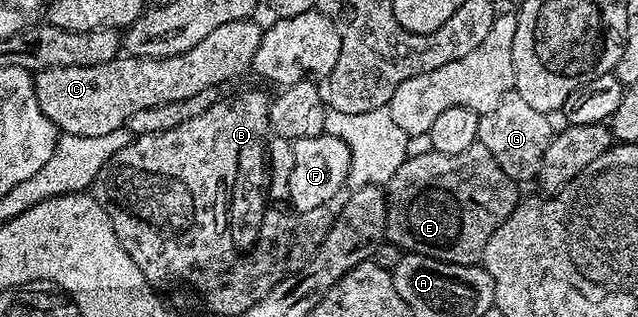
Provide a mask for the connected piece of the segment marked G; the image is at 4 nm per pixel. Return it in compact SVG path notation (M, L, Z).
M513 90L503 94L494 109L478 117L478 143L487 148L488 154L496 158L500 170L504 170L504 174L508 174L508 178L515 182L533 181L537 177L551 135L550 116L528 106L528 102L524 102L524 98L520 98L520 94Z

